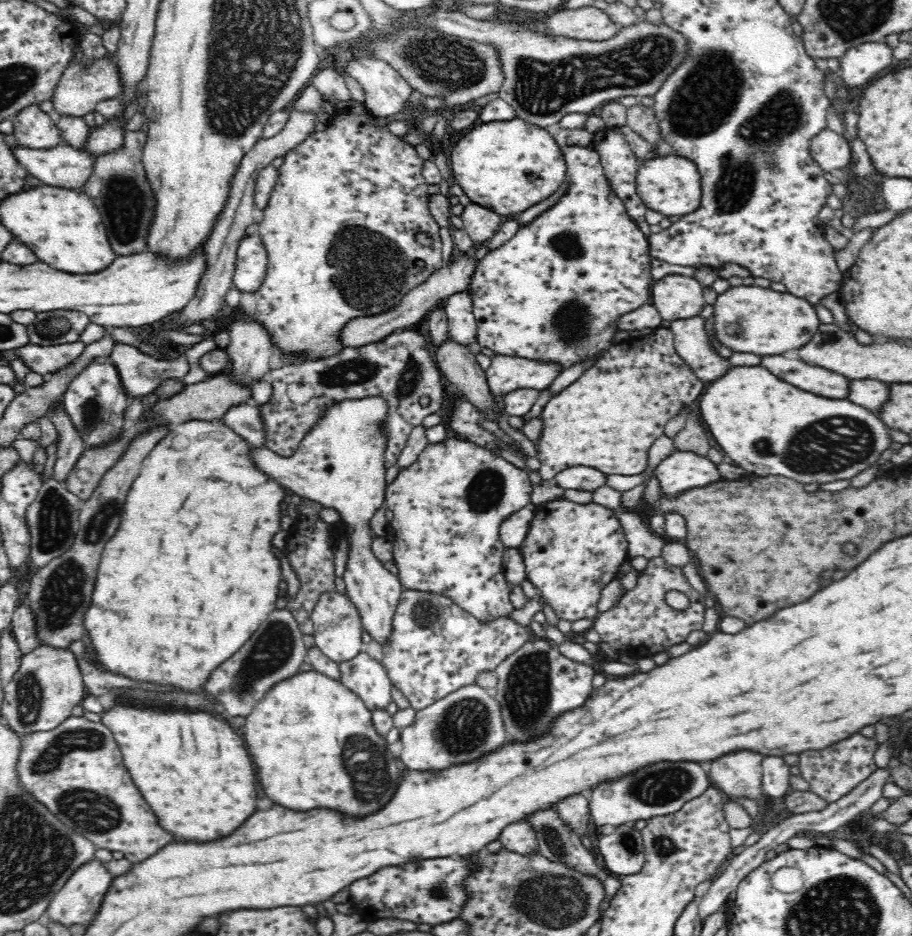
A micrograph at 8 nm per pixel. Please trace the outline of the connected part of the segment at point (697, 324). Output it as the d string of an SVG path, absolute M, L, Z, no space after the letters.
M700 315L671 321L669 329L674 333L674 346L680 358L693 373L706 383L718 380L728 374L732 364L722 358L710 344Z

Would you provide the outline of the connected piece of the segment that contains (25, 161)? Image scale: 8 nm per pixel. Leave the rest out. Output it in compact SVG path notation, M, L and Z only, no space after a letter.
M62 143L46 150L28 148L21 145L10 149L12 149L14 157L18 159L18 163L23 168L26 168L30 175L42 180L45 185L82 190L84 184L88 182L88 179L94 173L96 158L84 151L84 148L76 149Z

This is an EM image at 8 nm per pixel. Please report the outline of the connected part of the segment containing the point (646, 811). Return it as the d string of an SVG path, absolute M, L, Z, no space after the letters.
M660 762L638 770L630 778L610 780L614 784L600 784L590 798L590 822L606 830L626 822L648 820L658 815L678 812L688 802L712 787L706 770L696 762Z

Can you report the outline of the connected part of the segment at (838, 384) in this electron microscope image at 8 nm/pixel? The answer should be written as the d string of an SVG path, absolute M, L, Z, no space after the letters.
M766 356L760 362L774 376L798 386L800 390L822 394L824 398L847 398L850 380L842 374L834 374L820 366L810 366L804 360L794 360L786 356Z

